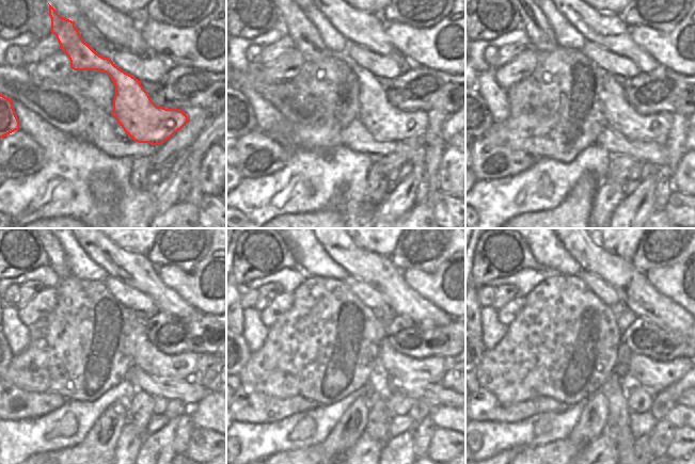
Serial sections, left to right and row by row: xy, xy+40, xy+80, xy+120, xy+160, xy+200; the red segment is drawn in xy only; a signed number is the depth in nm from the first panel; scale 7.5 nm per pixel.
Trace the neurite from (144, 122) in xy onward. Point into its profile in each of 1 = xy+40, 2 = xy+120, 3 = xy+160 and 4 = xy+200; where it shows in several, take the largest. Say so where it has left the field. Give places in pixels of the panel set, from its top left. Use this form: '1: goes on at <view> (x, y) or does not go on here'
1: goes on at xy+40 (384, 122)
2: goes on at xy+120 (145, 356)
3: goes on at xy+160 (398, 367)
4: goes on at xy+200 (656, 376)

